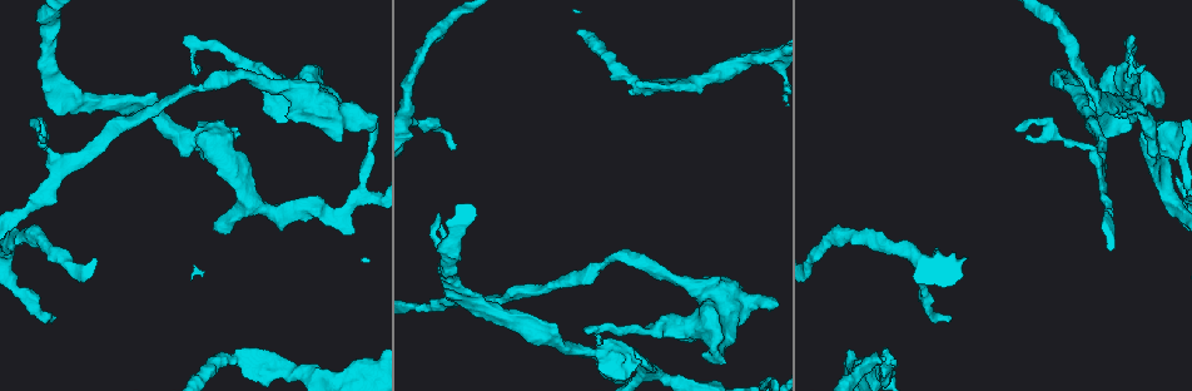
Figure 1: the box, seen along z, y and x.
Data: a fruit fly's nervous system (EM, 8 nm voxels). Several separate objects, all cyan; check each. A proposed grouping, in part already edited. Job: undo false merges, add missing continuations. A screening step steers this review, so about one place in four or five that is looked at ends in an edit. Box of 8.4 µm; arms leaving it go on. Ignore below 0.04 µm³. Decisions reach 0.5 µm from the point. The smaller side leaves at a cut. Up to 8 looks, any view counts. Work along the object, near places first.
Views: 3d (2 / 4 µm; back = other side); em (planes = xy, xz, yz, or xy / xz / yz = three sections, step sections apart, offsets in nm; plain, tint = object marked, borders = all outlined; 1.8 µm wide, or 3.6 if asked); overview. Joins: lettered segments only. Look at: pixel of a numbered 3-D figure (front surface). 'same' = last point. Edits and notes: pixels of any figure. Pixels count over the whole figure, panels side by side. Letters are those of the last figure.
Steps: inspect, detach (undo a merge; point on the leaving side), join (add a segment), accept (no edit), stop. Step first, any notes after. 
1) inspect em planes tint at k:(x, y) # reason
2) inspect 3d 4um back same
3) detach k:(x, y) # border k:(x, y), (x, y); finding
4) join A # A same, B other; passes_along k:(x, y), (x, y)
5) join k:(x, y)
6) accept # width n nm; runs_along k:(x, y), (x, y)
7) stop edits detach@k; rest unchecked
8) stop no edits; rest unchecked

inspect em 3.6um xy step 4 tint at 1:(341, 141)

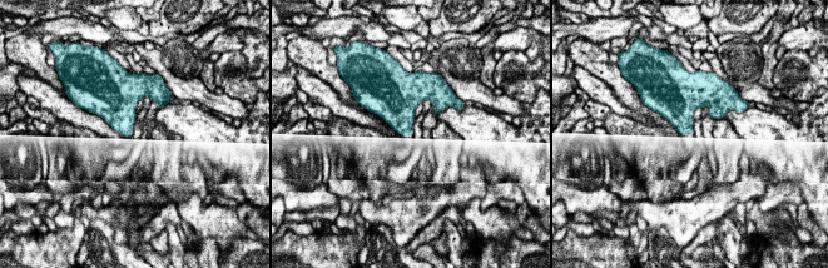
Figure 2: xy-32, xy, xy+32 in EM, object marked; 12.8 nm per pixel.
inspect em 3.6um planes borders same # another direction

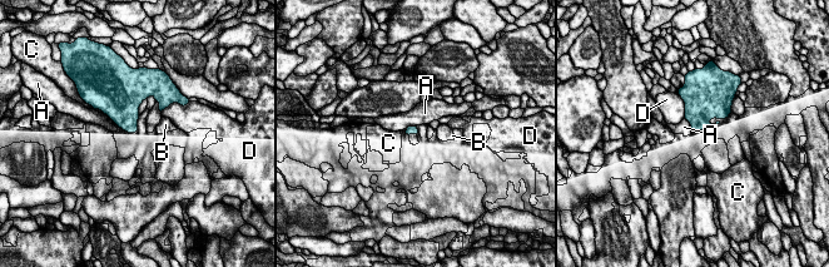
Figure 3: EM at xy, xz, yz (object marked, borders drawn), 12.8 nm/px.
accept # A other, B other, C other, D other; border 3:(684, 118), (691, 129); no lettered segment goes on from it

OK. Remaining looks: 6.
inspect em planes borders at 1:(1144, 64) # long arm stops here

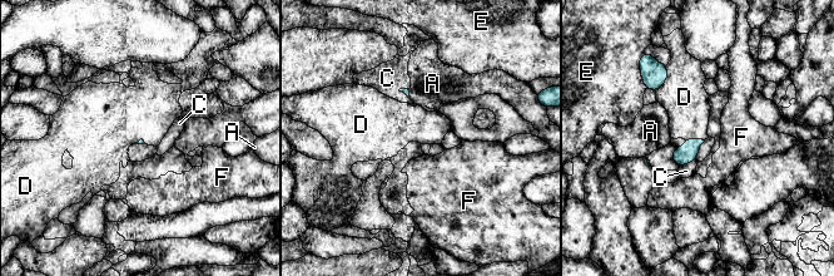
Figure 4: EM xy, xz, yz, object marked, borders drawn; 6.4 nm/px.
accept # A other, C other, D other, E other, F other; border 4:(666, 65), (666, 79), (655, 90); none of them fits

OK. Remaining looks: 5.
inspect em 3.6um xz step 4 borders at 1:(220, 151) # thick turns thin

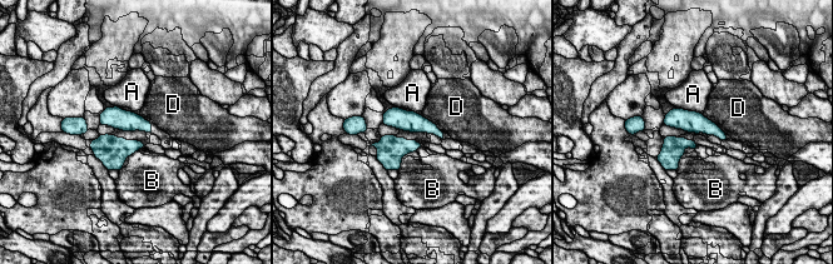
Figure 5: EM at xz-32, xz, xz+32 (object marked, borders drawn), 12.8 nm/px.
accept # longest_contact D 380 nm; A other, B other, D other; border 5:(703, 115), (714, 121), (725, 133); all the same neuron

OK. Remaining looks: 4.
stop no edits; rest unchecked

